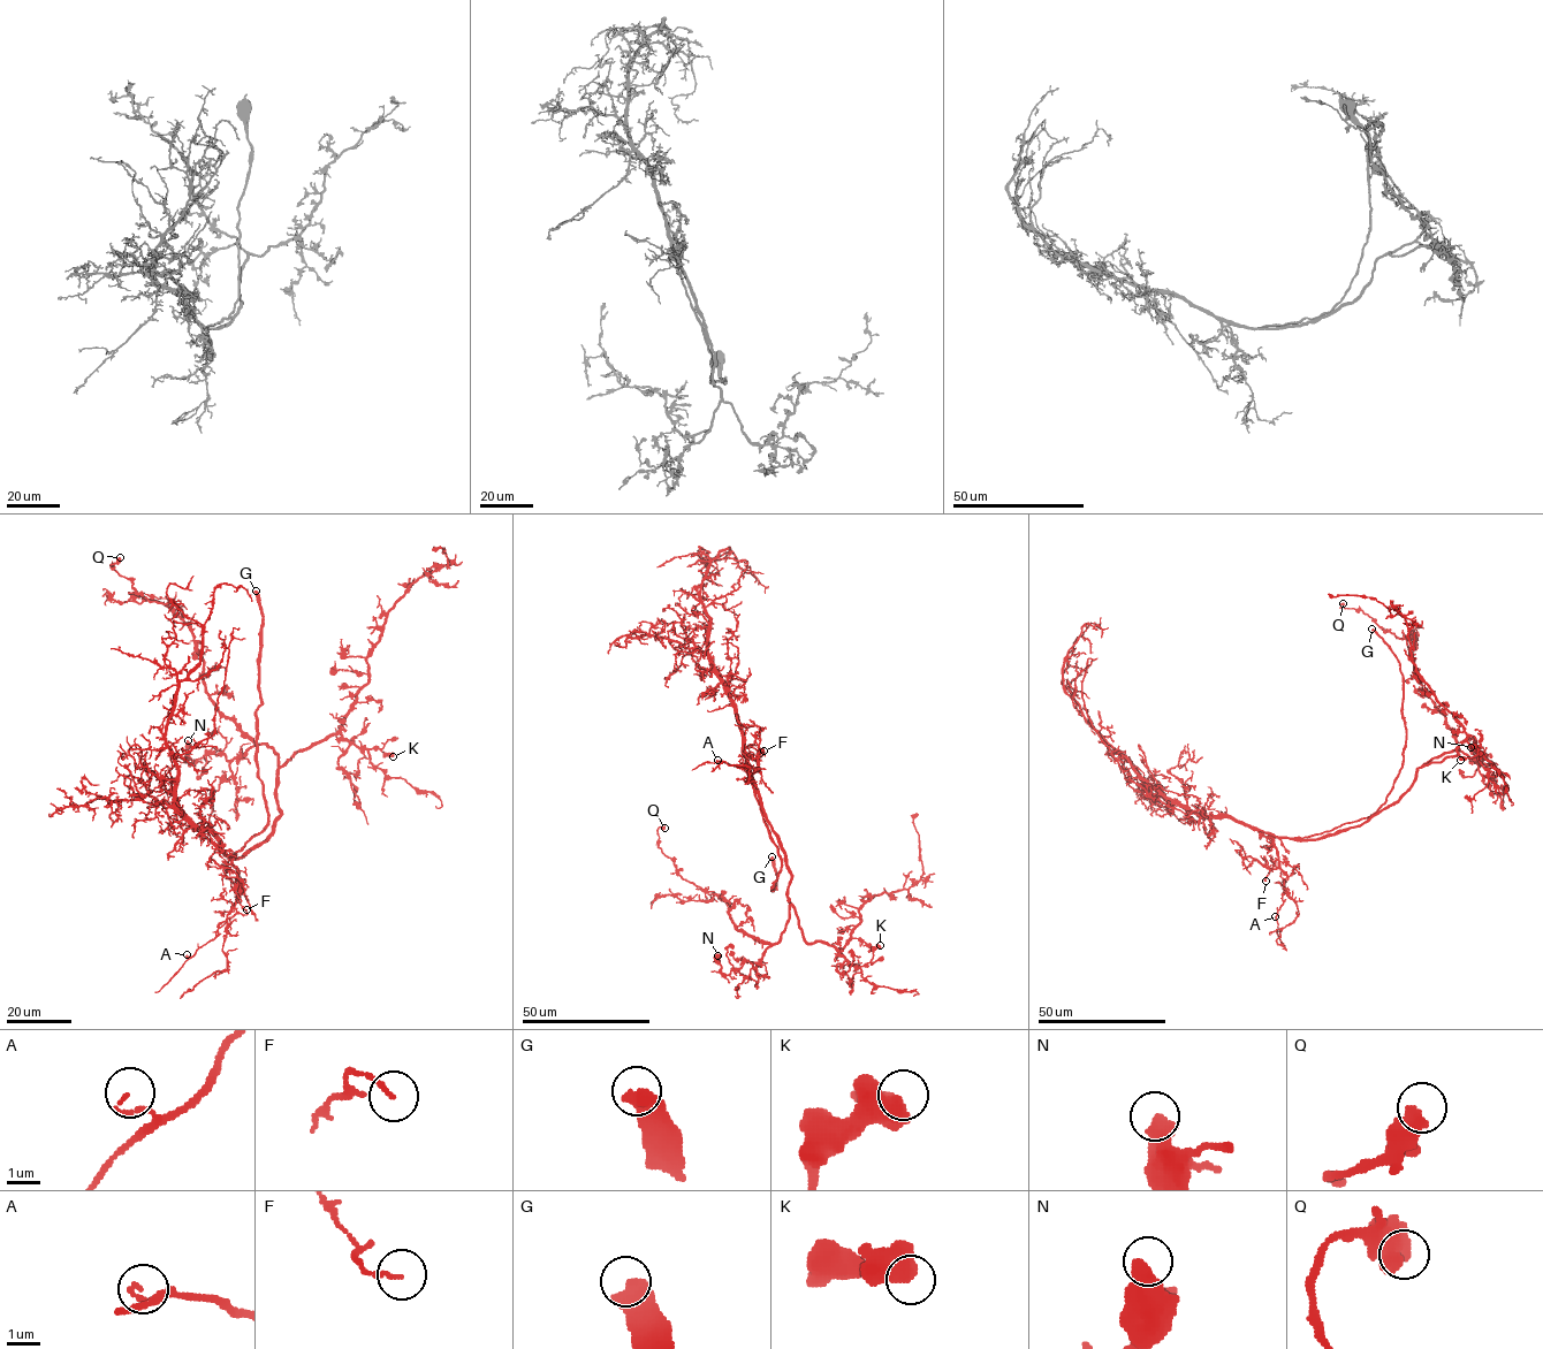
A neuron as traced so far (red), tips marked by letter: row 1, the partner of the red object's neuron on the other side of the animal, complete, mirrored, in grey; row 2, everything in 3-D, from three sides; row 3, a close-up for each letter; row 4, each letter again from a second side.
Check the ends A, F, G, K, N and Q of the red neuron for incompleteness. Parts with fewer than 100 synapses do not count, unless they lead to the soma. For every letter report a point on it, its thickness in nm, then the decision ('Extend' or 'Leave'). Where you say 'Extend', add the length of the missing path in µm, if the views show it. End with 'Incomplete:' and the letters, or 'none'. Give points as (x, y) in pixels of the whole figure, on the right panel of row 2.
A: Place: (1275, 916). Thickness 80 nm. Leave
F: Place: (1266, 881). Thickness 100 nm. Leave
G: Place: (1372, 629). Thickness 500 nm. Extend. Missing length about 10 µm
K: Place: (1460, 760). Thickness 700 nm. Leave
N: Place: (1471, 747). Thickness 600 nm. Leave
Q: Place: (1343, 603). Thickness 600 nm. Leave
Incomplete: G

